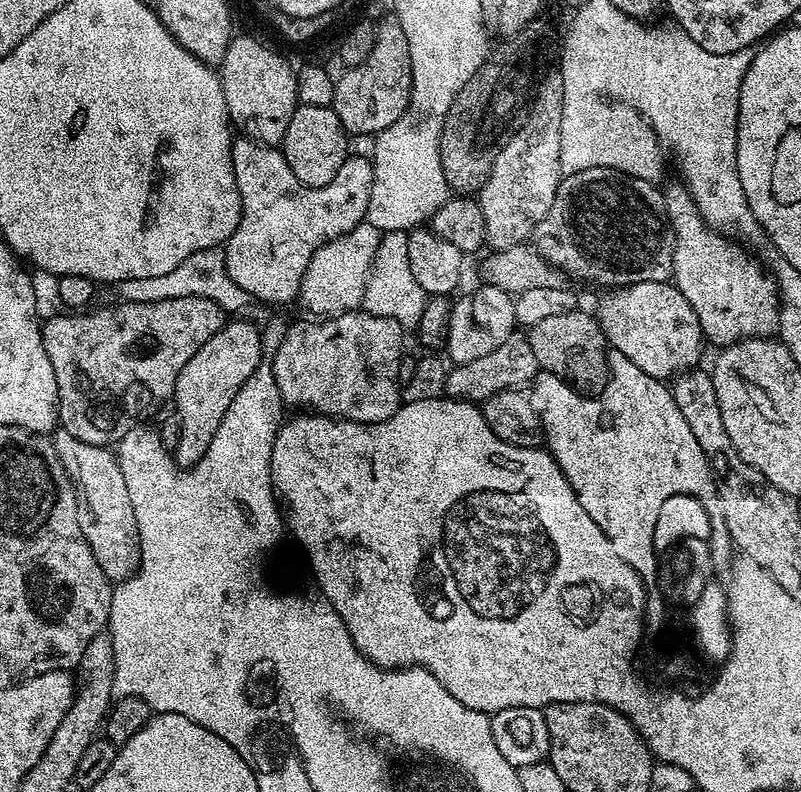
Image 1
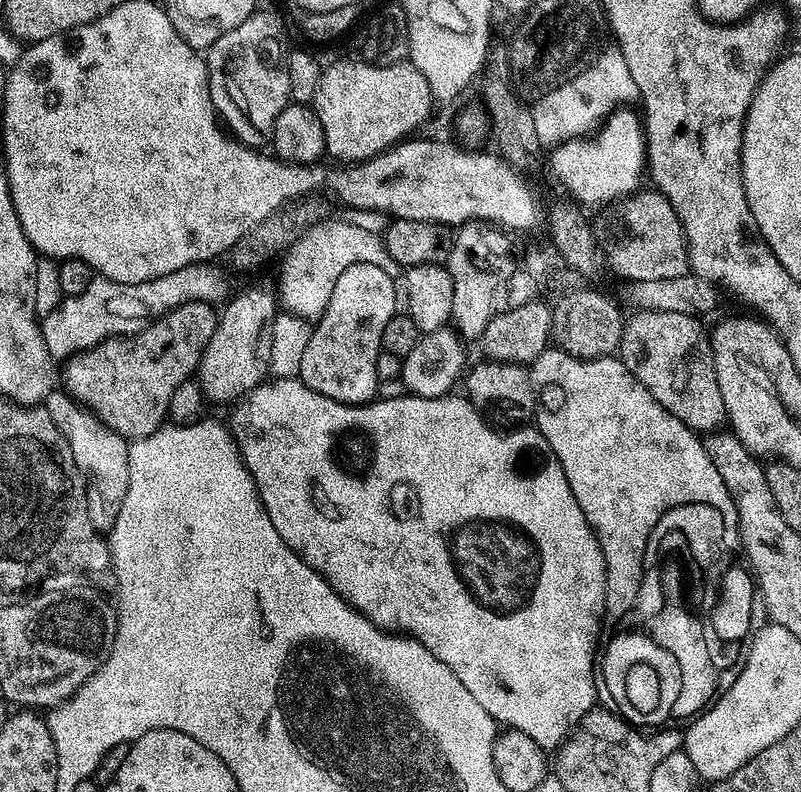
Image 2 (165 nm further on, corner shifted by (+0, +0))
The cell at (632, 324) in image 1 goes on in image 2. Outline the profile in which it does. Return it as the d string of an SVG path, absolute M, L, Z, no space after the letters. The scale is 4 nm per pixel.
M637 311L627 317L618 359L674 418L697 434L707 434L719 429L726 417L722 390L718 390L712 342L700 324L703 323L697 317L686 314Z

